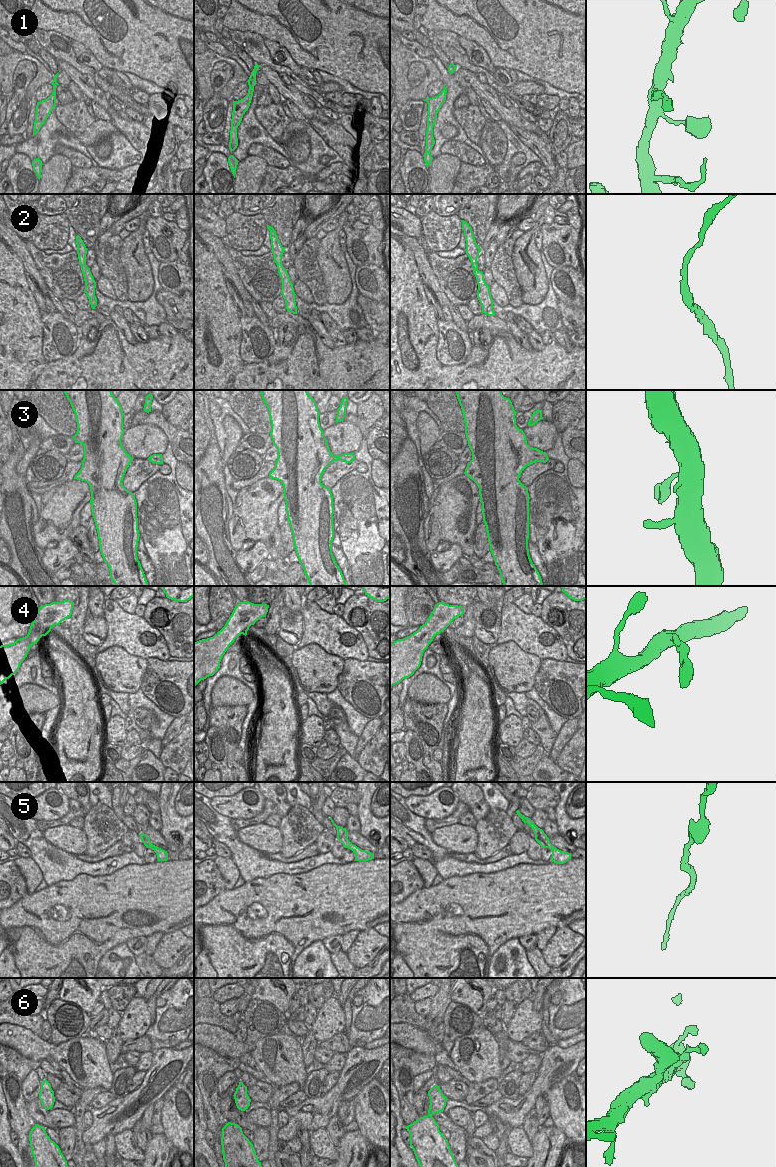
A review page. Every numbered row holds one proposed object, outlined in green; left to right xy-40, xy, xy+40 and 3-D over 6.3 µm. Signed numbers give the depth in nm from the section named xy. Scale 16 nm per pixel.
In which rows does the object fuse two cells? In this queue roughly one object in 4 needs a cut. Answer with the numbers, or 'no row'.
no row

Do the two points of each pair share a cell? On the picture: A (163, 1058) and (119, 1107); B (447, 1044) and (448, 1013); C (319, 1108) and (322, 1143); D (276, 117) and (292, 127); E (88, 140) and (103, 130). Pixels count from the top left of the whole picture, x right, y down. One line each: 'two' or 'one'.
A: one
B: one
C: two
D: two
E: one

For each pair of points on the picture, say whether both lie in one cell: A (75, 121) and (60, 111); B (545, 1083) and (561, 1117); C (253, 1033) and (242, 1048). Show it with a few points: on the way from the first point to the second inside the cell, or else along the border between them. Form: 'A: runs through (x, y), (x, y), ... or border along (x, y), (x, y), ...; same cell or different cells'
A: runs through (71, 117), (64, 113); same cell
B: border along (567, 1076), (556, 1082), (543, 1095); different cells
C: border along (244, 1042), (249, 1051); different cells

